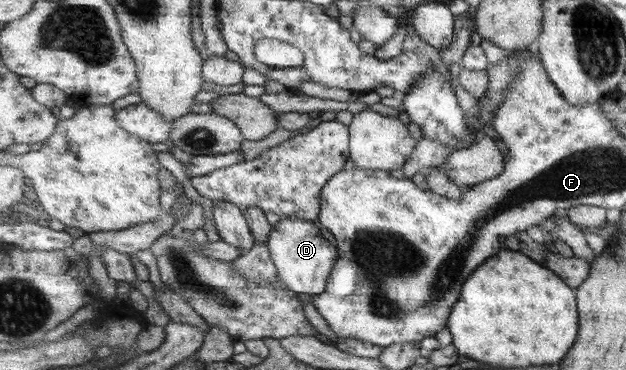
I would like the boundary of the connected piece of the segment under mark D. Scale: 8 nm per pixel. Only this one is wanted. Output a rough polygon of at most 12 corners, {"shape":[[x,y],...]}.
{"shape":[[280,218],[268,248],[290,291],[320,295],[340,260],[321,227]]}

